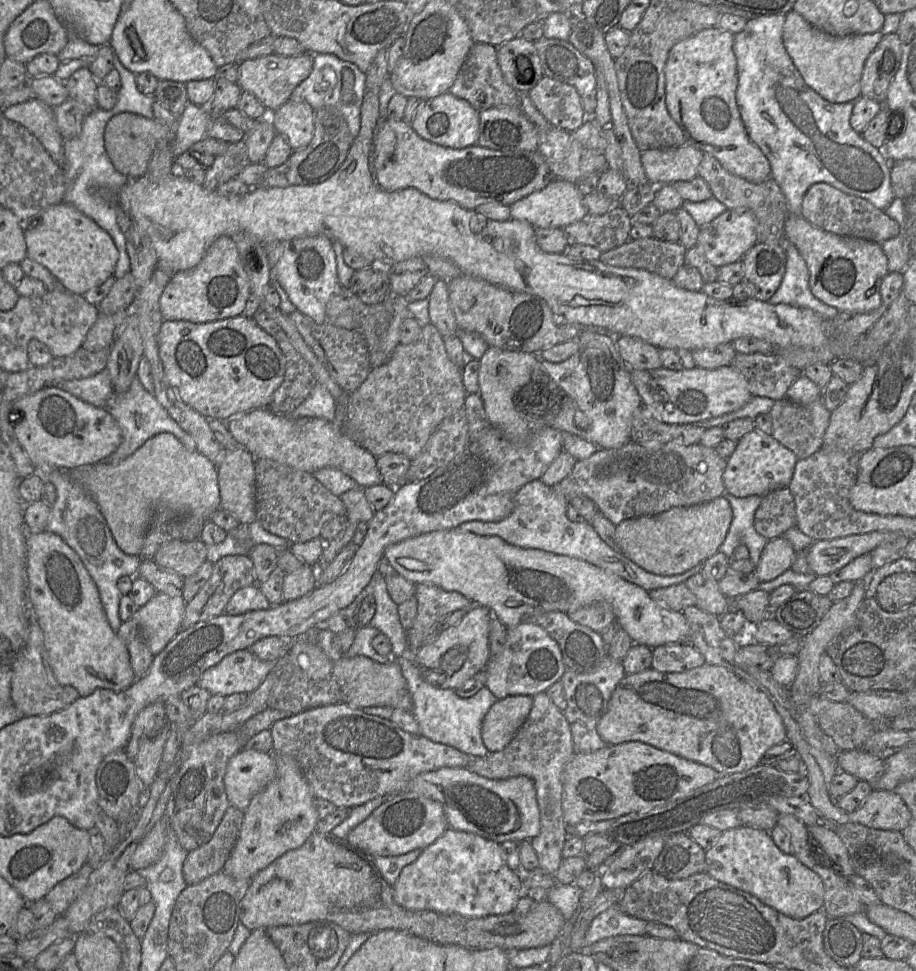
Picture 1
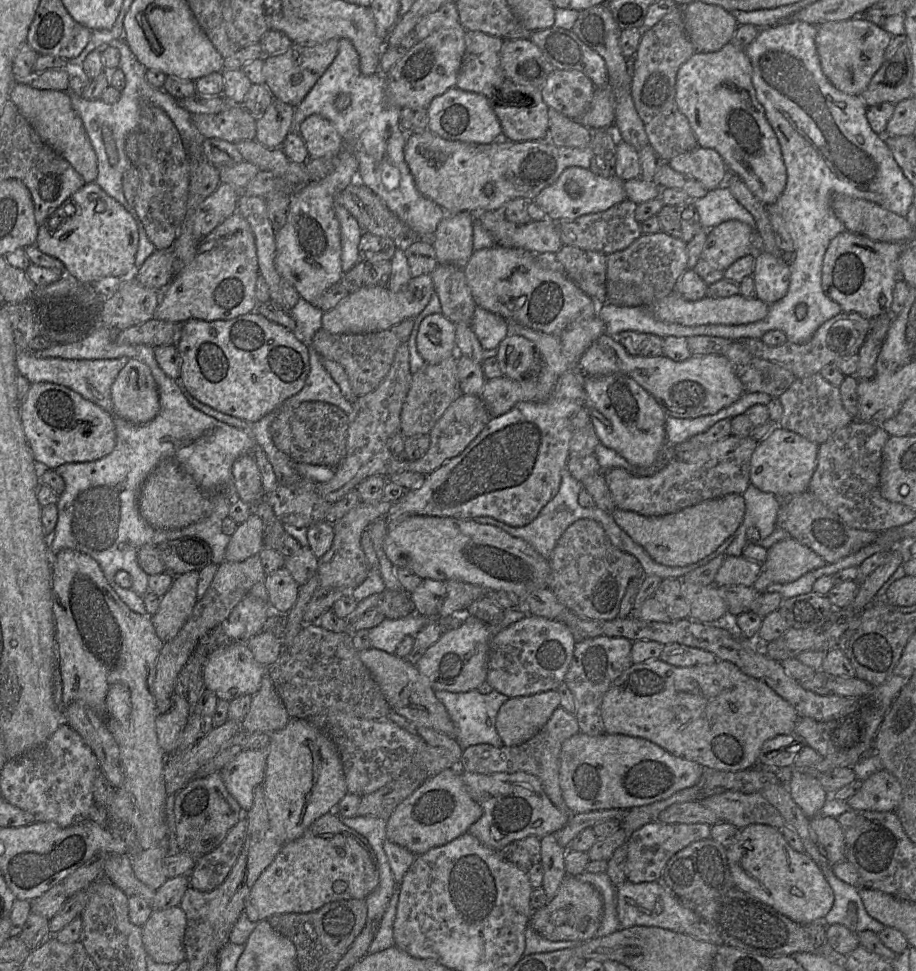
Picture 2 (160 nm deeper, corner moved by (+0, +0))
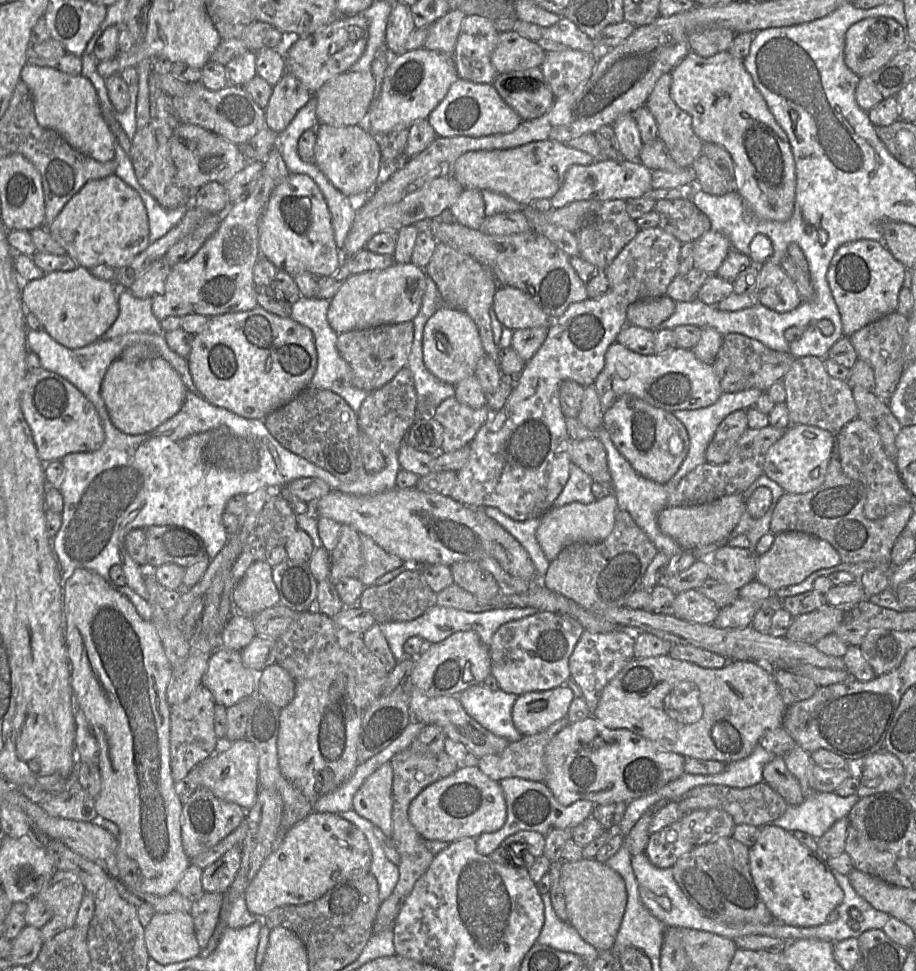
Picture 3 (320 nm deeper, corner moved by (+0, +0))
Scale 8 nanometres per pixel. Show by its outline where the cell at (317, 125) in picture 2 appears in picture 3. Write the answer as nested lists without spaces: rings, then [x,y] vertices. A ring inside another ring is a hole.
[[[320,124],[316,128],[315,164],[327,179],[346,197],[354,199],[355,204],[364,202],[378,185],[382,162],[380,141],[365,125],[336,127]]]

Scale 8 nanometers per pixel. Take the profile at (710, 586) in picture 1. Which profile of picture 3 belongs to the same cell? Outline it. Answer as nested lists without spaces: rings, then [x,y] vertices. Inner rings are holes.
[[[696,589],[676,594],[673,602],[674,616],[688,622],[713,624],[720,608]]]

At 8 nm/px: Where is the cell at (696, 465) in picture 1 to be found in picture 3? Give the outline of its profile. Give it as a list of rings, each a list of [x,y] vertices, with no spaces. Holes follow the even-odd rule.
[[[770,425],[761,429],[748,428],[738,440],[726,462],[717,465],[704,463],[686,474],[669,495],[667,507],[702,505],[726,495],[742,494],[764,473],[765,455],[768,449],[784,435],[785,430],[786,428]]]

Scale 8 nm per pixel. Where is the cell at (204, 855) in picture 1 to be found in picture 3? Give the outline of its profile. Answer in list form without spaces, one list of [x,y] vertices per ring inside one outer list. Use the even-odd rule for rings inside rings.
[[[235,846],[204,868],[201,877],[204,891],[225,894],[235,879],[240,863],[241,849]]]

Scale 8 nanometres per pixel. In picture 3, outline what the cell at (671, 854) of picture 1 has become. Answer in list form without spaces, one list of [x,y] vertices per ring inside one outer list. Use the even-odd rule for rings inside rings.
[[[732,837],[700,845],[672,866],[673,877],[688,900],[705,916],[723,923],[772,924],[775,921],[761,898],[750,871],[750,848]]]

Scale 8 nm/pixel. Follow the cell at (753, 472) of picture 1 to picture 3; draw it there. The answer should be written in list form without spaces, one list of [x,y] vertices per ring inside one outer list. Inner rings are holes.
[[[805,424],[790,425],[784,435],[768,449],[763,474],[780,485],[786,493],[807,493],[824,482],[834,444],[835,435],[827,430]]]

